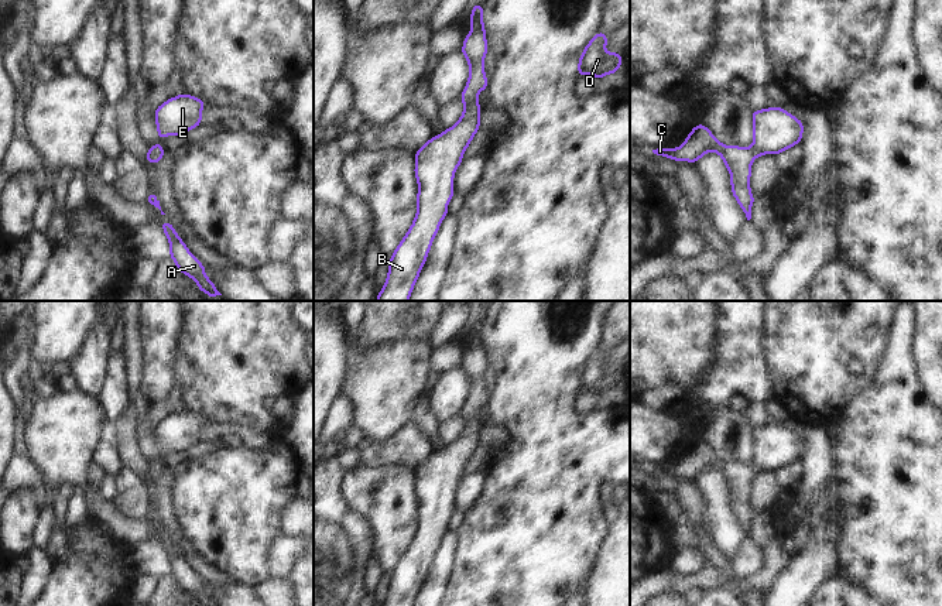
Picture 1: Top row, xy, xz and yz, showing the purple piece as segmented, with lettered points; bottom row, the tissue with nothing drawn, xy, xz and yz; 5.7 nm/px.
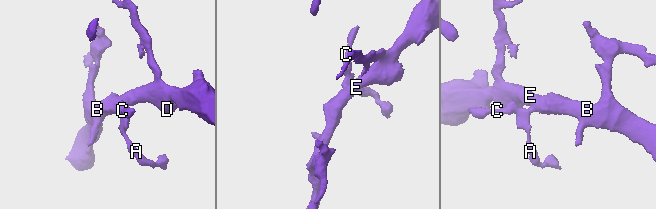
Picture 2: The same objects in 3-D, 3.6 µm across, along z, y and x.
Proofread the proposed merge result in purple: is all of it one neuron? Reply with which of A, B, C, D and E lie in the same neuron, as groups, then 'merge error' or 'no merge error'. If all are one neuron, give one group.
A B C D E; no merge error

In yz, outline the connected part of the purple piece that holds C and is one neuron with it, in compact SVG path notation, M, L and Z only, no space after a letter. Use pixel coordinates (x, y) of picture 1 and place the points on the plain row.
M773 422L753 427L753 461L747 463L725 462L703 441L696 441L678 465L657 465L654 470L676 479L696 480L709 468L719 470L730 490L732 511L740 521L747 537L751 535L751 523L756 517L750 506L751 480L765 470L780 469L801 461L804 438L784 424Z

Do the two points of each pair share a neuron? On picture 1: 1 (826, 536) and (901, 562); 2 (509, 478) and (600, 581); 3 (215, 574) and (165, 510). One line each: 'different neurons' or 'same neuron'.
1: different neurons
2: different neurons
3: same neuron

